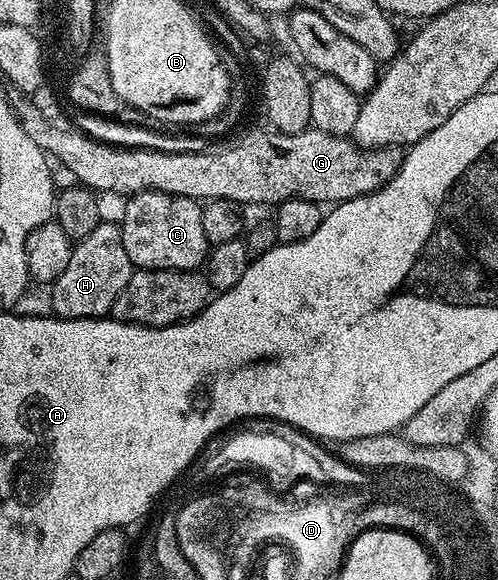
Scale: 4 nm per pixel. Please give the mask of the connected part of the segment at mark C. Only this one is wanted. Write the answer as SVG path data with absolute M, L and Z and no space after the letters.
M143 190L126 199L121 240L132 267L141 270L199 270L207 261L209 243L201 225L203 207L196 199Z

